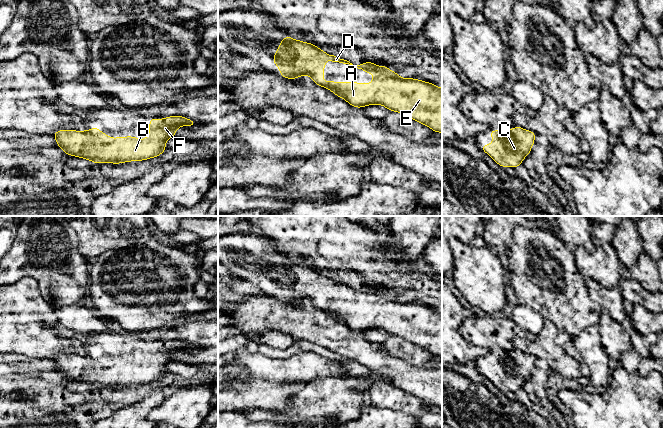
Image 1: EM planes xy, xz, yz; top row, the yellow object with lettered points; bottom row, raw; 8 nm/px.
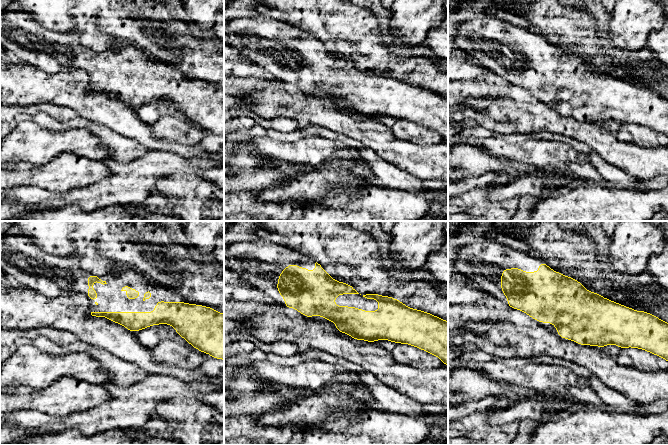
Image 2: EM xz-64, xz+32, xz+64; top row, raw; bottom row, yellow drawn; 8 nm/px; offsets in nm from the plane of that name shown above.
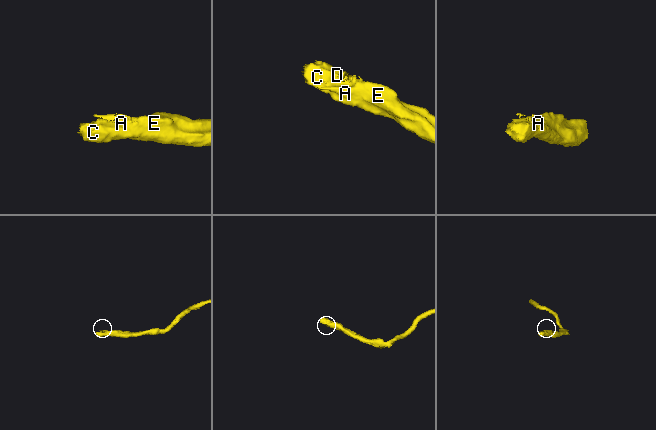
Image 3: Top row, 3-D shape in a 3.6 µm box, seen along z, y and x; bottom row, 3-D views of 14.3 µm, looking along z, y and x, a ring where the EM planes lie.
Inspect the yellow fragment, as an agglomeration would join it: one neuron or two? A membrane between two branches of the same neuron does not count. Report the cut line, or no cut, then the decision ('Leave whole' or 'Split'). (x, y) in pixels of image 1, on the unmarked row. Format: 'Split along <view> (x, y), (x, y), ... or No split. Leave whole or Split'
No split. Leave whole

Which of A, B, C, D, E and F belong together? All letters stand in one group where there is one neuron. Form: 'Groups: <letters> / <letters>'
Groups: A B C D E F

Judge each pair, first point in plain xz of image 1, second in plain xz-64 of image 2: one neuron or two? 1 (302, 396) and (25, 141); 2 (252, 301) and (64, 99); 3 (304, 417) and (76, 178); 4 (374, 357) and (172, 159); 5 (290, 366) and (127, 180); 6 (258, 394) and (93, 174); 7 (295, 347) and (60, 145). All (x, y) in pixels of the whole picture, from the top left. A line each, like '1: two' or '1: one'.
1: two
2: one
3: two
4: two
5: two
6: one
7: two

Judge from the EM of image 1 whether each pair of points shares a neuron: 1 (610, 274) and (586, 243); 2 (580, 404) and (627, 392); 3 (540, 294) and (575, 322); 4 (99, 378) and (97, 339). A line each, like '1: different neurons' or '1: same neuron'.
1: different neurons
2: same neuron
3: same neuron
4: same neuron

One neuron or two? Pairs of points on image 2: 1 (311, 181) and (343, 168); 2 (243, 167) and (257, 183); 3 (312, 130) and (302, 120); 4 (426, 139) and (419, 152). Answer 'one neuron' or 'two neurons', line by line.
1: one neuron
2: two neurons
3: two neurons
4: two neurons

